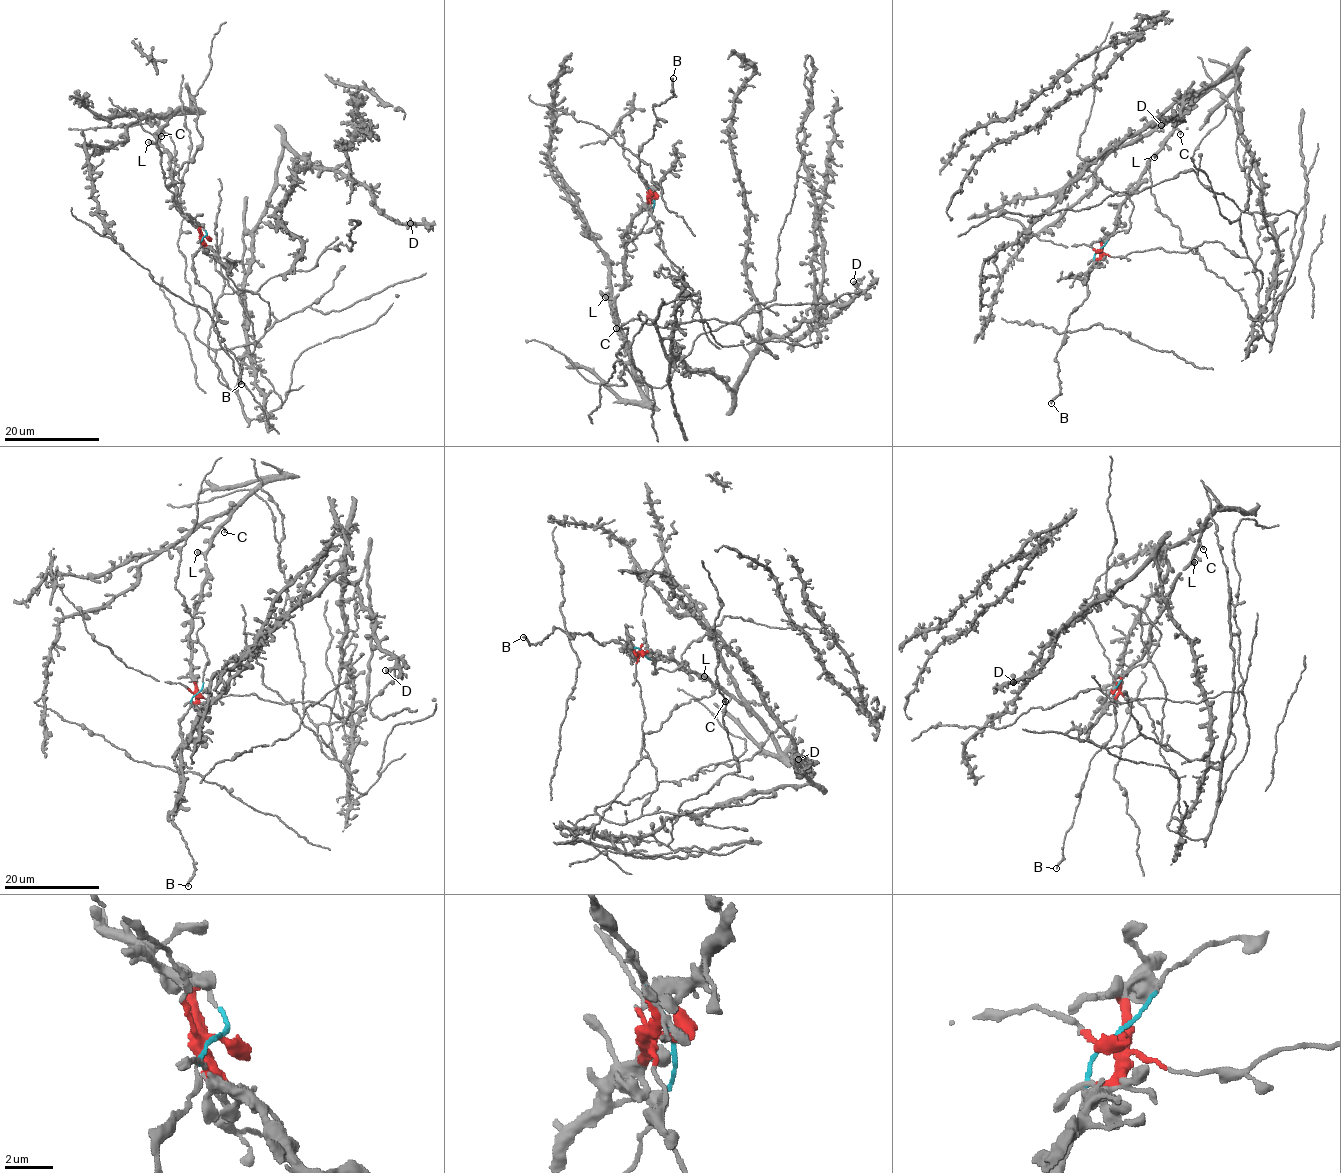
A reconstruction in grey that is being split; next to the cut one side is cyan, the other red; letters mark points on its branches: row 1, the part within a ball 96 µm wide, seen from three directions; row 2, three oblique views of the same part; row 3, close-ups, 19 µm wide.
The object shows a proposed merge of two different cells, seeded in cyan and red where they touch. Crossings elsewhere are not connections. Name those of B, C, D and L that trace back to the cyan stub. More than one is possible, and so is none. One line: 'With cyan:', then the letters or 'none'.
With cyan: B

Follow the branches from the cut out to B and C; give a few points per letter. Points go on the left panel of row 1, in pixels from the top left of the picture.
B: (206, 235), (192, 258), (192, 270), (196, 282), (210, 295), (217, 321), (214, 329), (239, 365), (241, 384)
C: (204, 235), (238, 289), (267, 302), (256, 342), (212, 349), (194, 334), (181, 110), (161, 136)

